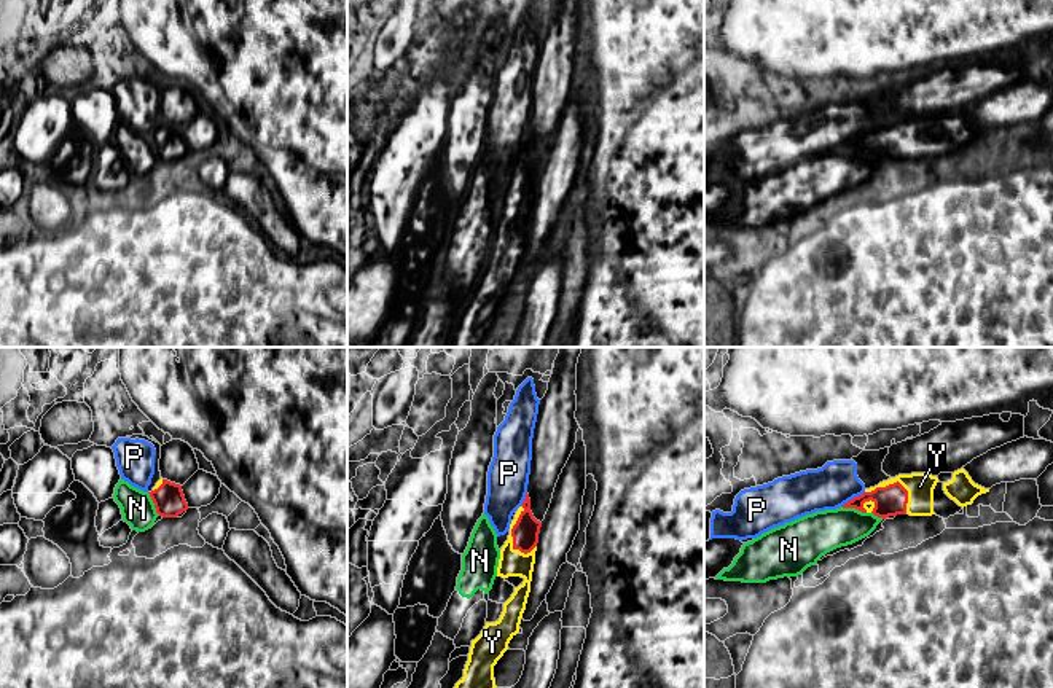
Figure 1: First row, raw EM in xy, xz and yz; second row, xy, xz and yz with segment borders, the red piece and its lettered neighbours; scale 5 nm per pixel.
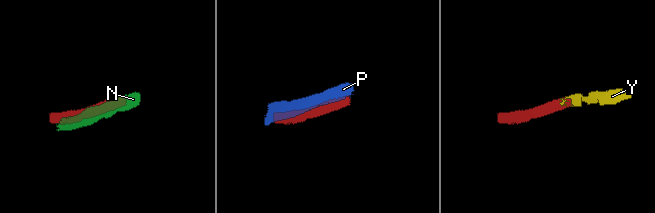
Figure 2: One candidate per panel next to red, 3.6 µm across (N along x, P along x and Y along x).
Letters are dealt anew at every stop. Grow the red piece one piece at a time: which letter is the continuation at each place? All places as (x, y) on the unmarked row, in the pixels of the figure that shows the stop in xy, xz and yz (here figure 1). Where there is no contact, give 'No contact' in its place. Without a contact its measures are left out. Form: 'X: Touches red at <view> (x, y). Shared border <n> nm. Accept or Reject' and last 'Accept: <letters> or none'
N: Touches red at yz (854, 150). Shared border 130 nm. Reject
P: Touches red at yz (854, 140). Shared border 140 nm. Reject
Y: Touches red at xz (512, 175). Shared border 260 nm. Accept
Accept: Y

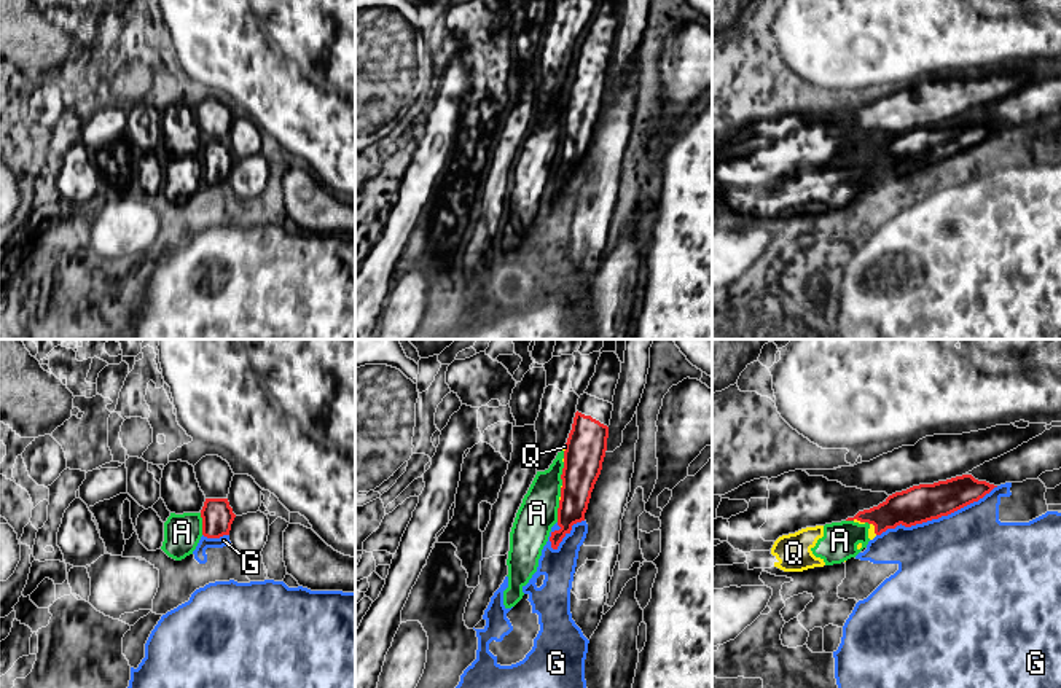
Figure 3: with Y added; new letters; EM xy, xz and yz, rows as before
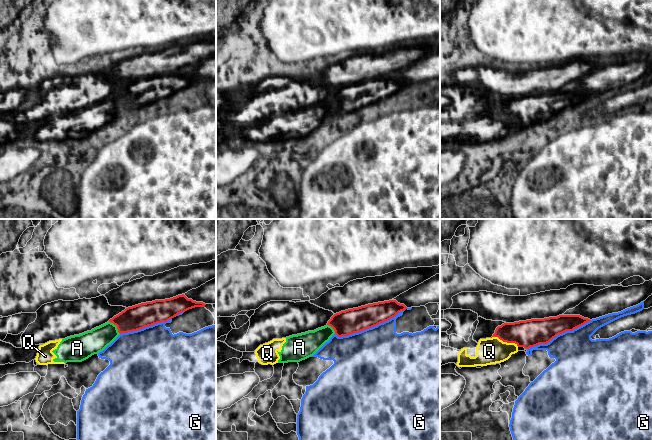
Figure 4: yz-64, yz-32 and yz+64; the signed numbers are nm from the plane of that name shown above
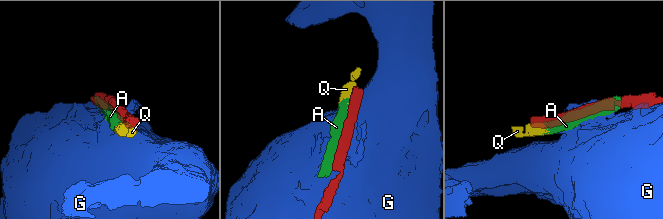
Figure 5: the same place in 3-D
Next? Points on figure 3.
A: Touches red at xz (563, 117). Shared border 120 nm. Reject
G: Touches red at yz (937, 161). Shared border 650 nm. Reject
Q: Touches red at yz (875, 172). Shared border 70 nm. Reject
Accept: none

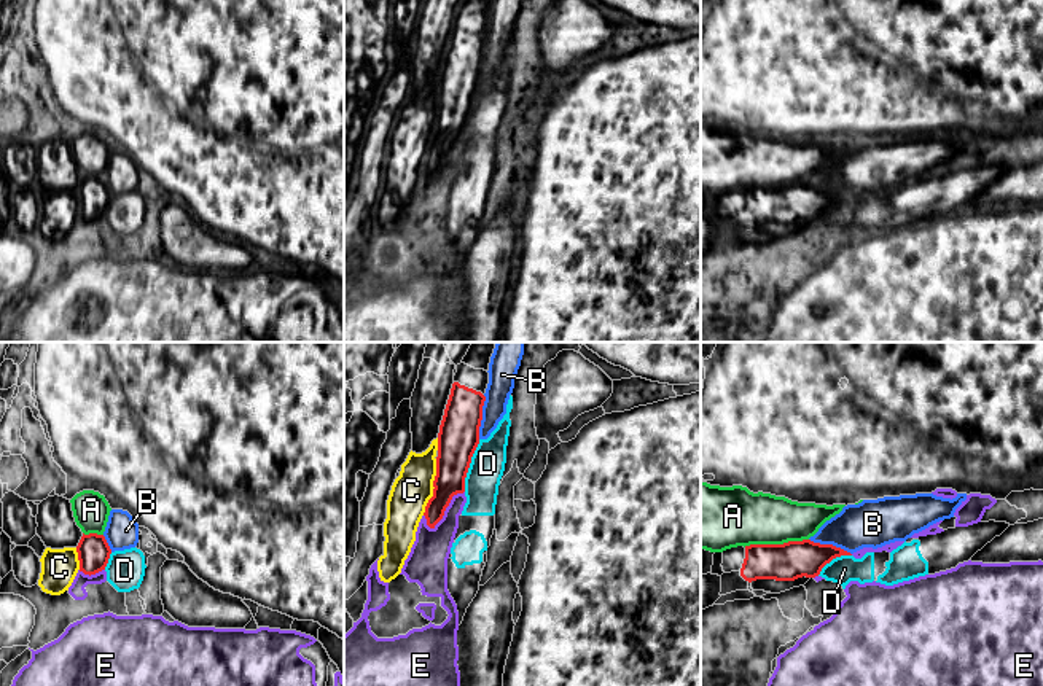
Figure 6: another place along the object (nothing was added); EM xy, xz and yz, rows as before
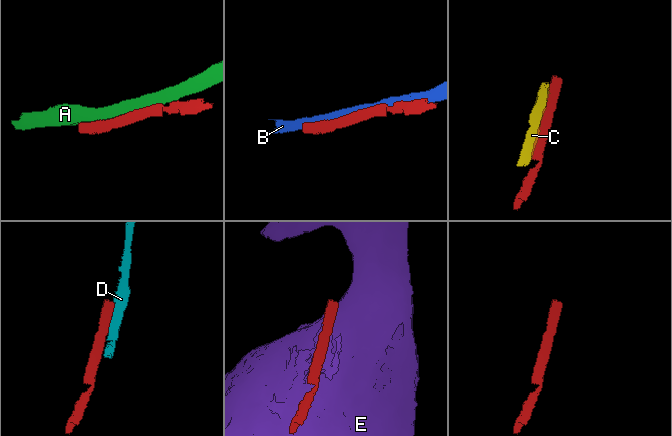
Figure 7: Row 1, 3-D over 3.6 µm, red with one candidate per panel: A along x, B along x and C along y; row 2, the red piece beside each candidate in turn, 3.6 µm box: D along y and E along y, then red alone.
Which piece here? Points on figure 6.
A: Touches red at yz (776, 188). Shared border 340 nm. Reject
B: Touches red at xz (481, 61). Shared border 220 nm. Reject
C: Touches red at xz (433, 129). Shared border 300 nm. Reject
D: Touches red at xz (468, 109). Shared border 280 nm. Reject
E: Touches red at xz (445, 153). Shared border 260 nm. Reject
Accept: none

